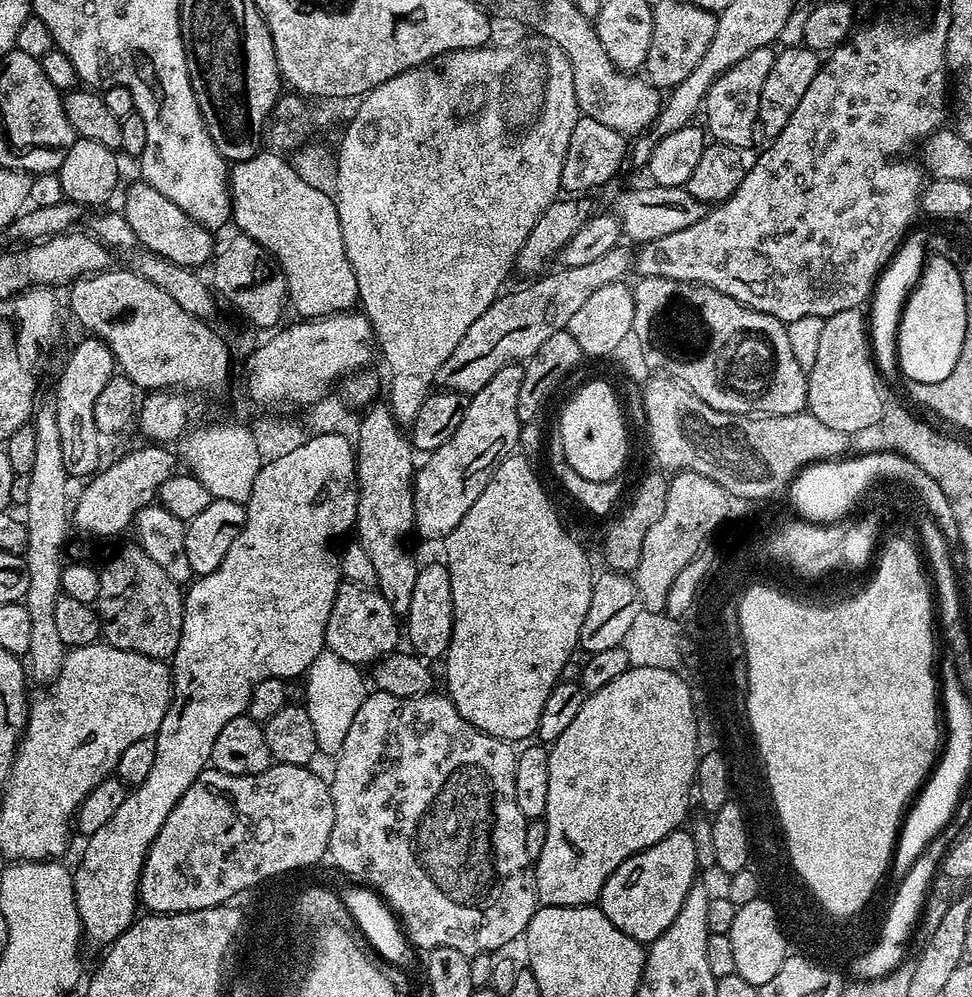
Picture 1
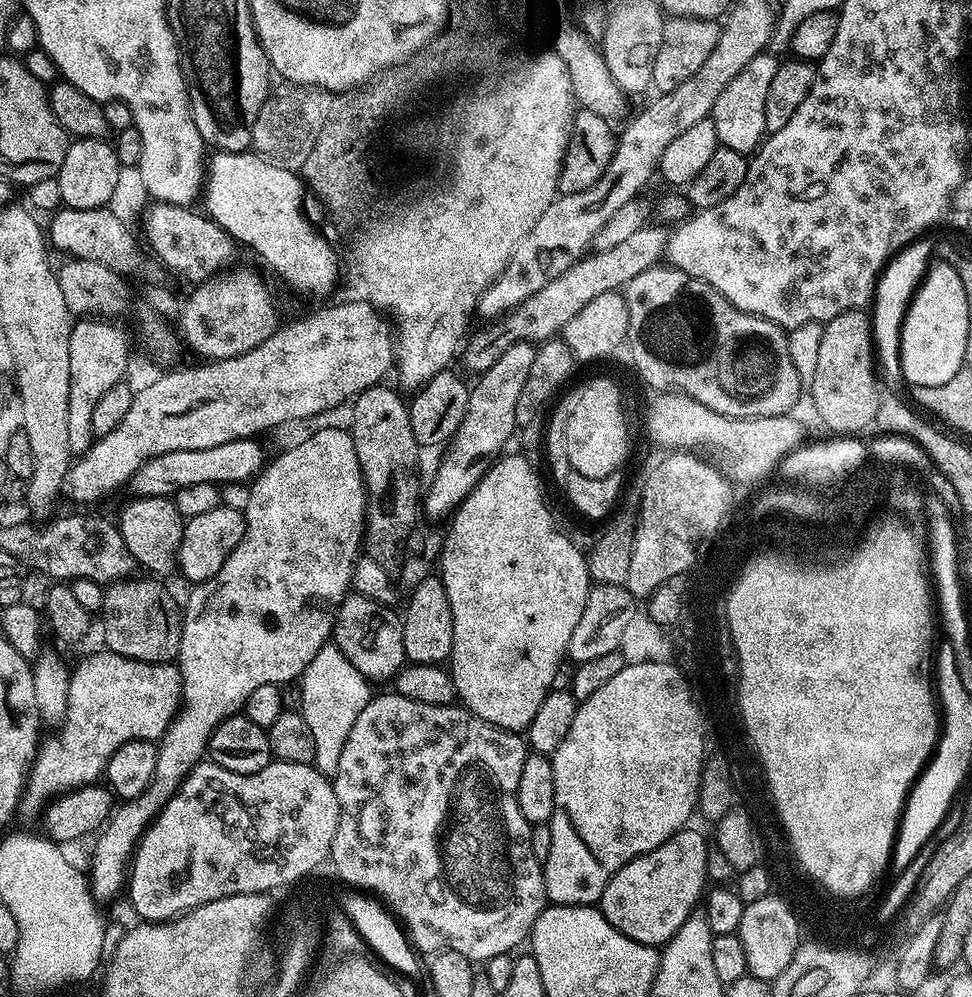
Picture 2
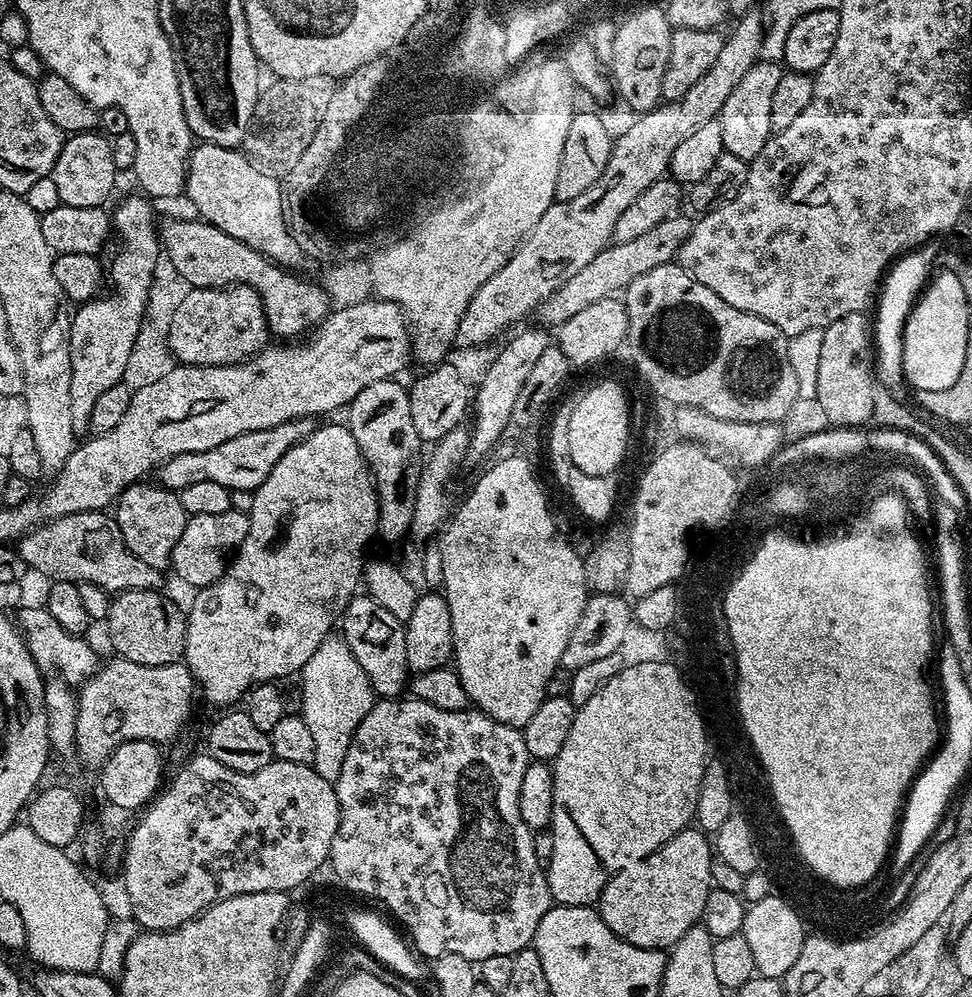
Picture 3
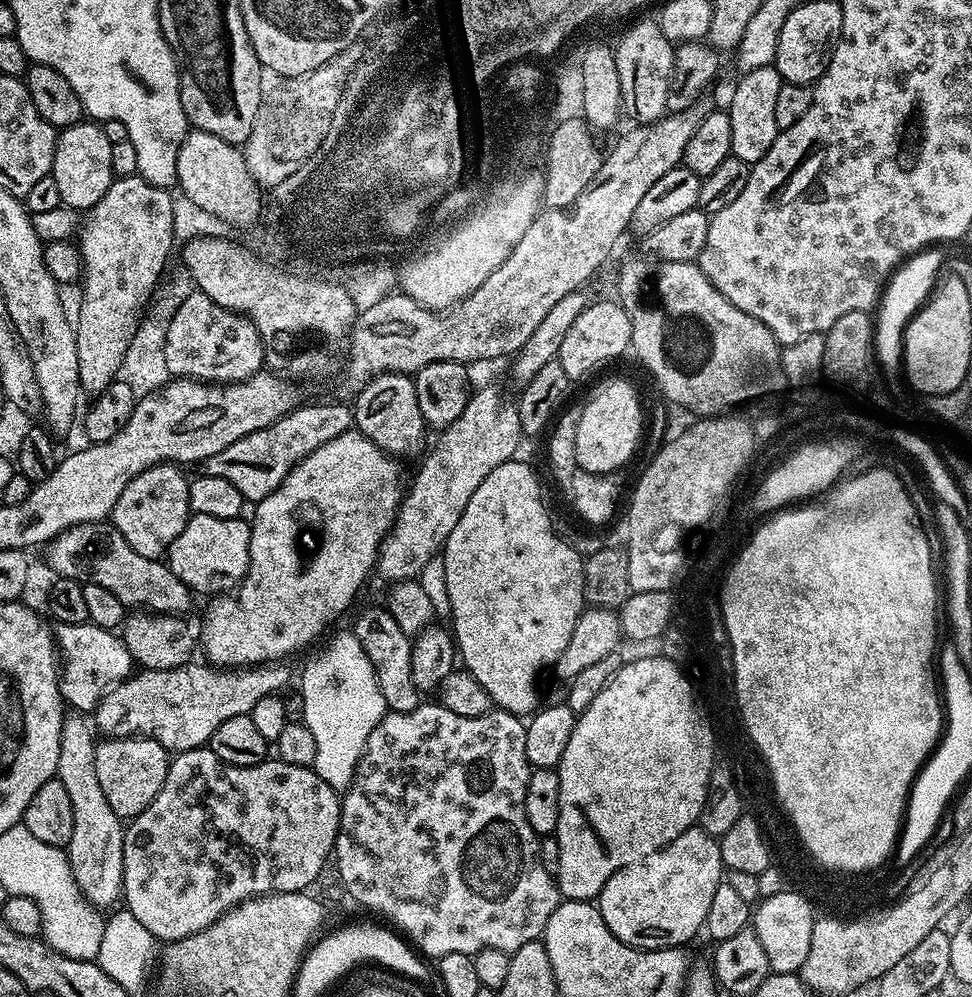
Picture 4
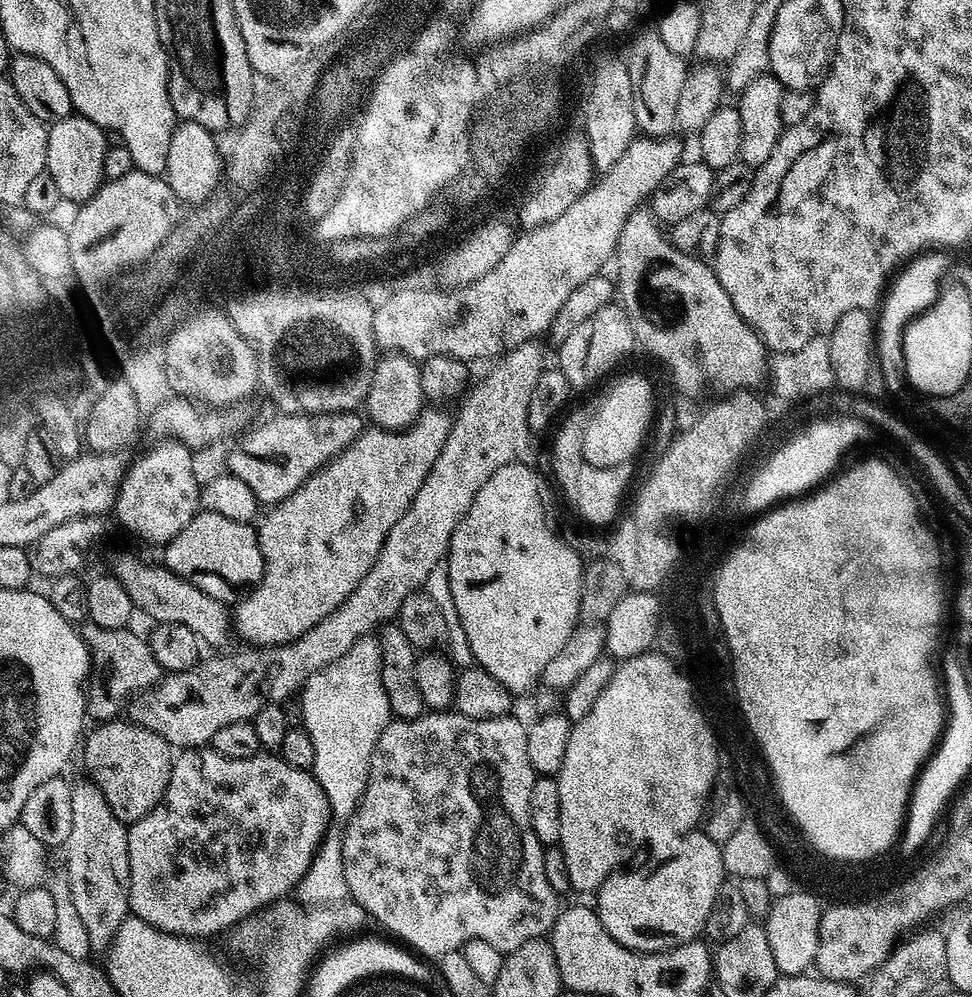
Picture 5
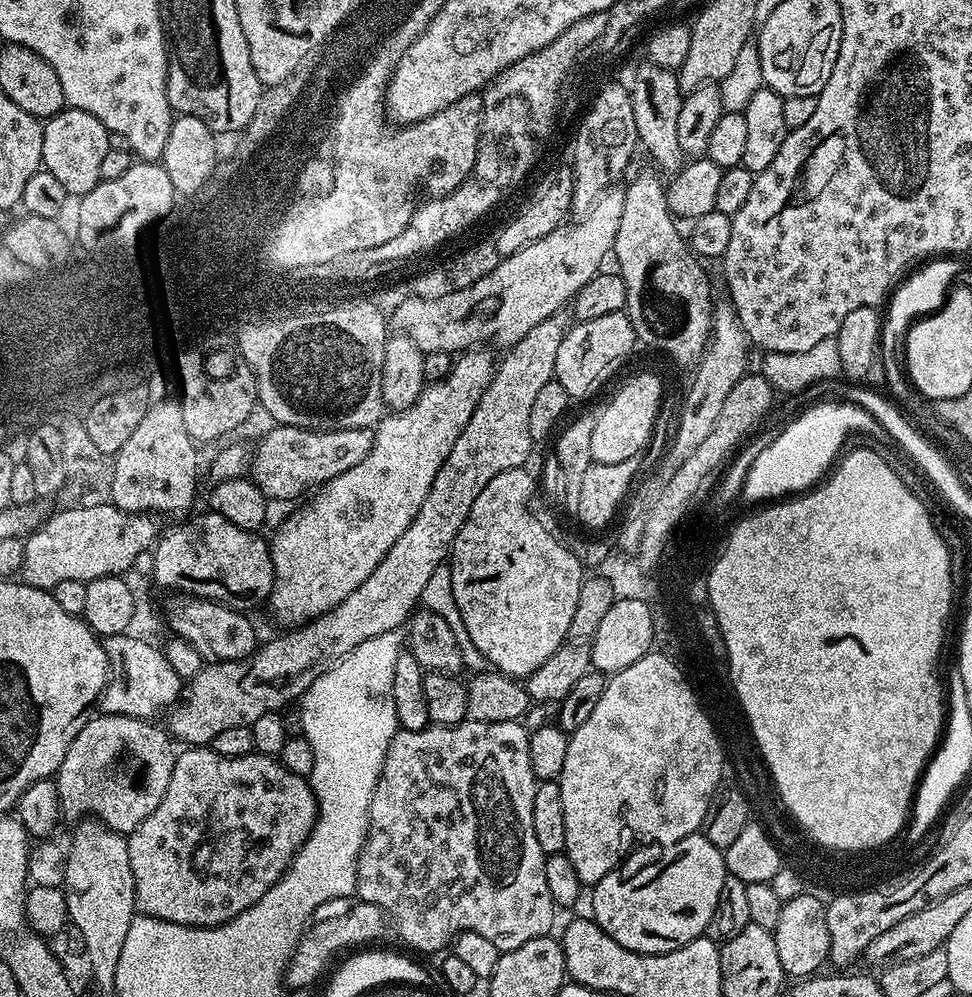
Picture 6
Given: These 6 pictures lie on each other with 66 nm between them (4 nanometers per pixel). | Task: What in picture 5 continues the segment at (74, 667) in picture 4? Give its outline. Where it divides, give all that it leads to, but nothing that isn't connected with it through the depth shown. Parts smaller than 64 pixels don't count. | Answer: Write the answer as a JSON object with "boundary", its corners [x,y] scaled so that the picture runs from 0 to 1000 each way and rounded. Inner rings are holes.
{"boundary":[[[94,624],[81,631],[82,639],[95,655],[93,681],[88,686],[88,718],[92,723],[110,724],[120,721],[137,700],[153,690],[159,690],[167,681],[165,665],[158,660],[151,641],[136,633],[135,629],[109,632]]]}

